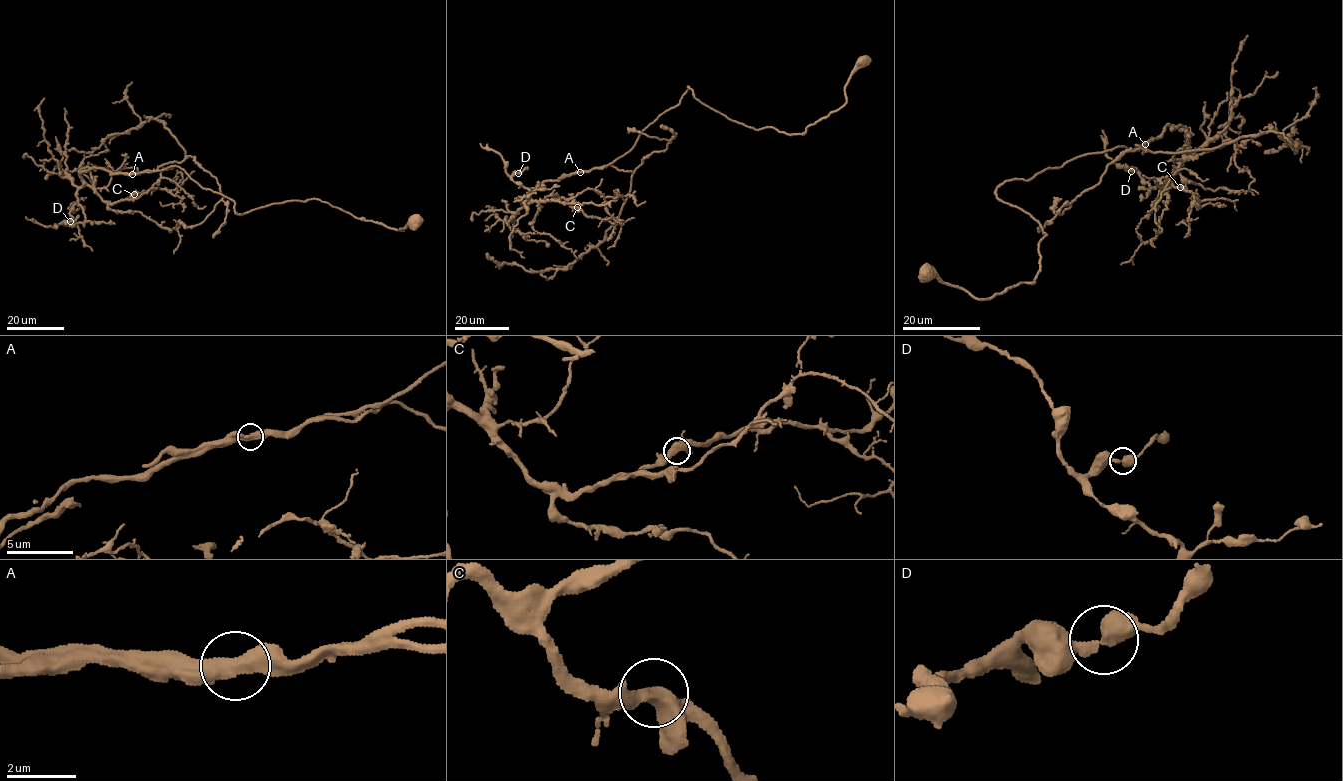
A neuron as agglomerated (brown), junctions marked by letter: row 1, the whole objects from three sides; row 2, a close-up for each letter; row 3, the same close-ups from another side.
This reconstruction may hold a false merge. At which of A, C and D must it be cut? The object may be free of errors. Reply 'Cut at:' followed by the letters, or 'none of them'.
Cut at: none of them

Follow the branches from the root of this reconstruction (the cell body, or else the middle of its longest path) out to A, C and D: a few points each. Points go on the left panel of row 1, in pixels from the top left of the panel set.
A: (414, 223), (397, 230), (314, 198), (285, 201), (241, 215), (234, 201), (201, 187), (176, 166), (132, 174)
C: (414, 223), (397, 230), (314, 198), (241, 215), (234, 201), (174, 165), (80, 173), (105, 201), (134, 194)
D: (414, 223), (397, 230), (314, 198), (241, 215), (174, 165), (83, 170), (76, 199), (84, 221), (70, 221)

